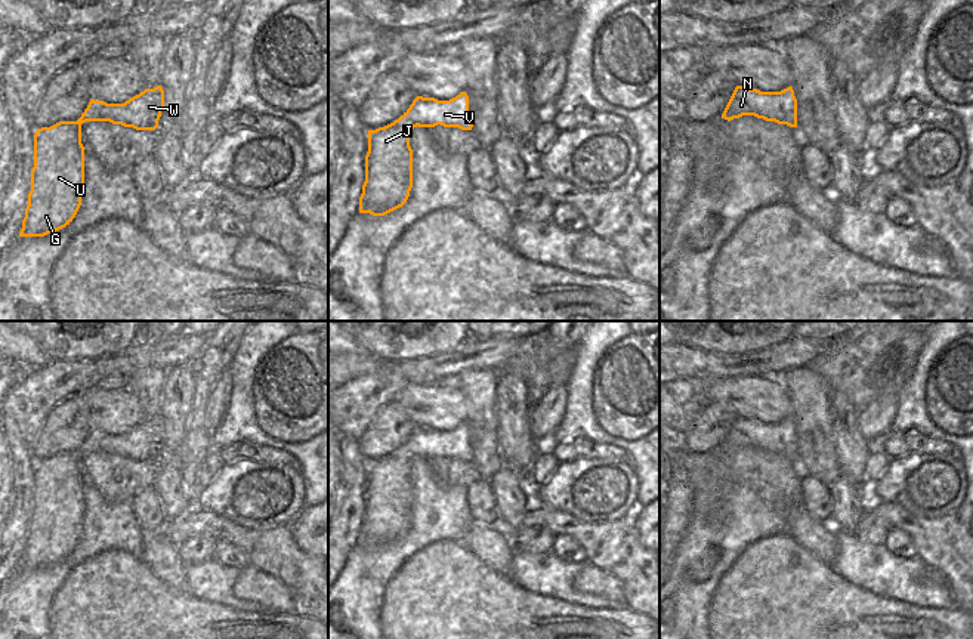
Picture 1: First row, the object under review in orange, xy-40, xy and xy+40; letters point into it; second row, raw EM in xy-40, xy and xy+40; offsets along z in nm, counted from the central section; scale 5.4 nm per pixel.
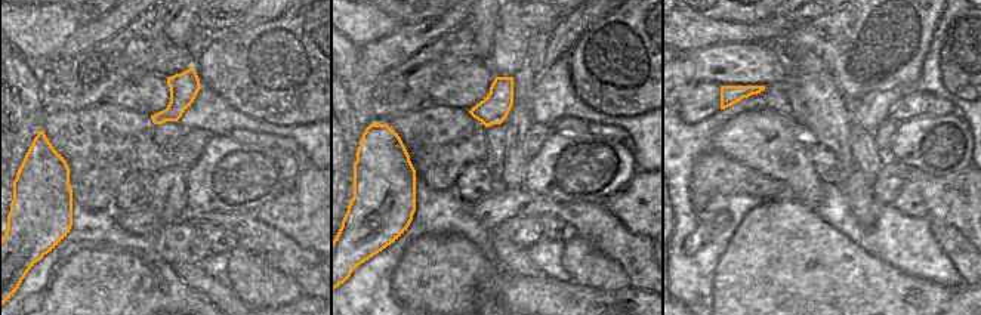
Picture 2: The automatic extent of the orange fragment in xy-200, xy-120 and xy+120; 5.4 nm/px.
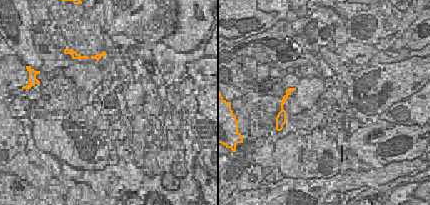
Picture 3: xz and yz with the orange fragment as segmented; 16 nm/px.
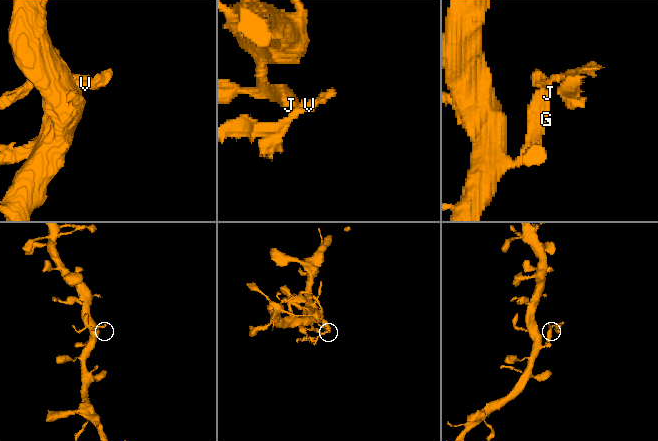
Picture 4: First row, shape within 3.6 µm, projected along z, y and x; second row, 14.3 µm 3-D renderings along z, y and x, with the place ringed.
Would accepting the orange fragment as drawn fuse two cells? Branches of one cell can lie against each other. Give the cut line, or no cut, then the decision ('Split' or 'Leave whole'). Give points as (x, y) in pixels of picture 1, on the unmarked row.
Split along xy (395, 451), (404, 451), (416, 457). Split

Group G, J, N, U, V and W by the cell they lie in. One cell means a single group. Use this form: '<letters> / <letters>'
G J U / N V W

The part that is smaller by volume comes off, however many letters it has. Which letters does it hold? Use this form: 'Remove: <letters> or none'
Remove: N, V, W

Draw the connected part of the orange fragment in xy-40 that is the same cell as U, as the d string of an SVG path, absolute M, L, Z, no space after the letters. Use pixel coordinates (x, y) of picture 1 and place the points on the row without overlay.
M59 453L34 466L31 522L19 568L44 568L72 553L84 522L81 456Z

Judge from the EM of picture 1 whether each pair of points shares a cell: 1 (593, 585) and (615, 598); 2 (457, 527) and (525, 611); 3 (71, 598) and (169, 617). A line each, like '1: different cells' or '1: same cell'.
1: same cell
2: different cells
3: same cell

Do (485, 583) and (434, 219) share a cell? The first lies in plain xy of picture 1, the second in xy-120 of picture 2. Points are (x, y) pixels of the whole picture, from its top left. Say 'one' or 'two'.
two

